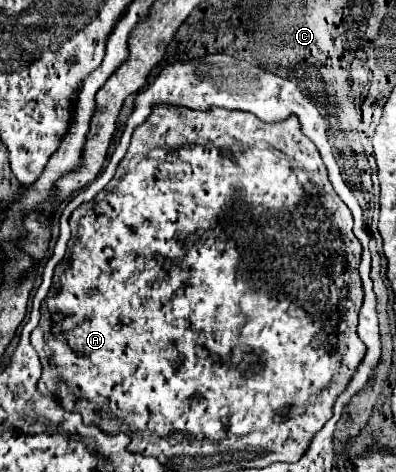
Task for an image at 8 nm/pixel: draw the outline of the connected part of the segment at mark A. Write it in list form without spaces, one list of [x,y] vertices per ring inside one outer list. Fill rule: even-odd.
[[[156,105],[148,119],[132,133],[132,143],[120,161],[116,179],[112,179],[92,203],[84,203],[84,215],[78,221],[76,237],[70,241],[68,253],[56,271],[58,285],[52,283],[52,291],[48,293],[50,299],[44,299],[40,309],[42,317],[34,331],[34,343],[40,341],[36,351],[42,363],[38,391],[54,395],[66,411],[76,411],[76,401],[84,401],[84,423],[94,423],[108,435],[118,431],[126,433],[130,437],[128,451],[138,451],[138,441],[134,437],[146,441],[148,435],[160,435],[160,439],[164,439],[164,435],[168,435],[168,439],[172,439],[172,435],[184,435],[188,443],[224,443],[224,439],[240,439],[240,435],[248,435],[248,431],[284,427],[288,419],[326,423],[332,417],[332,403],[336,403],[340,391],[348,387],[348,379],[352,379],[366,355],[366,347],[356,333],[364,289],[358,275],[360,255],[356,255],[356,247],[348,243],[348,235],[354,233],[348,231],[348,219],[336,219],[340,207],[336,207],[336,199],[332,199],[328,173],[316,145],[302,133],[296,143],[276,143],[276,147],[272,147],[272,143],[264,139],[264,131],[272,131],[272,125],[276,127],[276,123],[264,123],[262,119],[256,119],[256,115],[248,115],[248,111],[228,111],[220,107],[212,107],[212,111],[188,111],[188,107]],[[180,137],[186,139],[186,143],[180,143]],[[136,155],[148,155],[148,159],[132,163]],[[312,179],[320,179],[320,183],[312,187]],[[324,207],[328,207],[332,219],[312,227],[312,219],[324,215]],[[278,275],[294,277],[280,277],[282,287],[278,291]],[[304,295],[320,295],[320,299],[312,301],[324,303],[308,309],[304,307]]]

